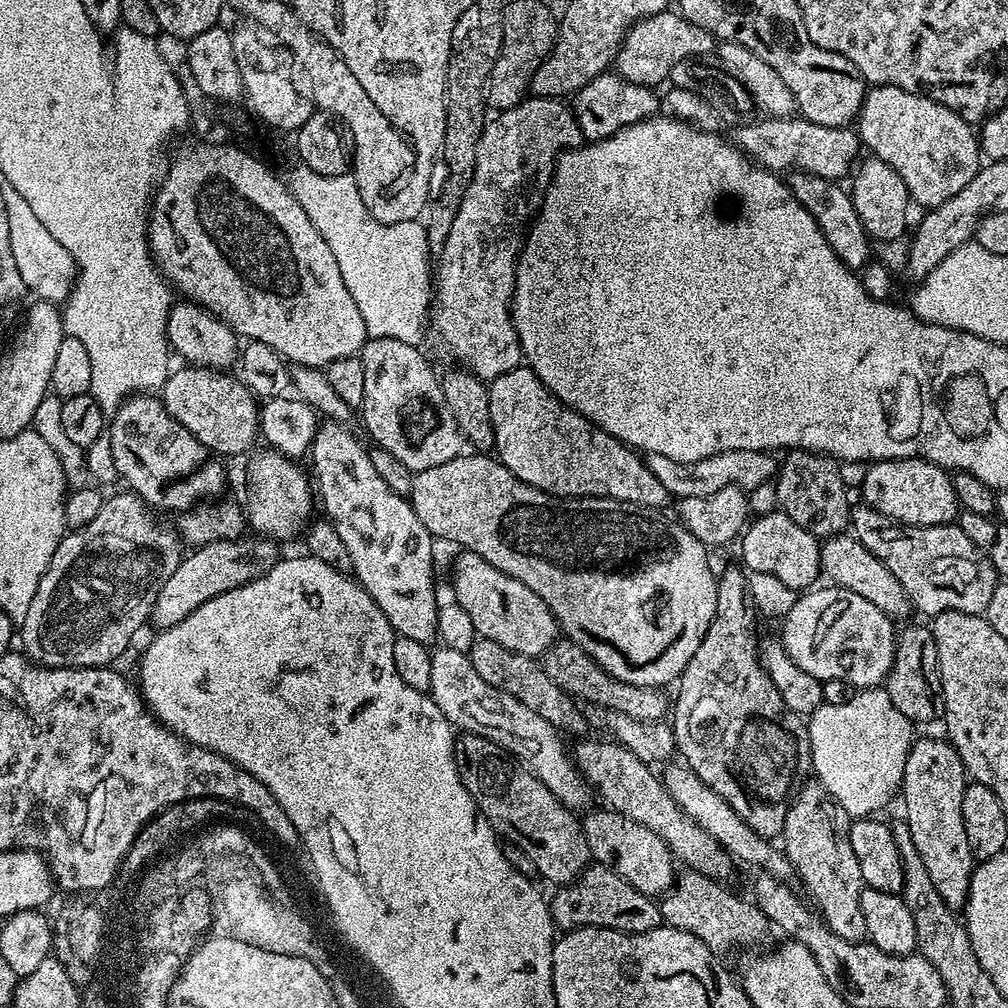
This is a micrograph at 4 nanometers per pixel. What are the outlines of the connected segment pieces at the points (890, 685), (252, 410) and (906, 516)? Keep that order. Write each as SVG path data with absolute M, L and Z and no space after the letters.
M931 627L899 629L896 638L895 660L888 672L886 687L890 702L901 714L911 720L913 725L939 721L944 714L944 695L938 666L938 646L934 642Z
M195 366L180 367L184 368L178 369L177 372L176 369L169 371L168 381L165 382L162 389L162 401L165 410L212 453L219 454L224 458L242 455L255 440L258 440L260 413L257 397L253 396L251 390L239 378L227 371Z
M911 456L905 460L878 460L865 468L868 469L860 484L860 492L864 495L861 497L863 503L878 510L878 514L919 528L950 524L957 519L961 507L954 494L952 476L937 464Z

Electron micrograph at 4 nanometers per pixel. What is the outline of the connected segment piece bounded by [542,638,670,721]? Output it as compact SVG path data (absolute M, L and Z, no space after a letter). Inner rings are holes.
M557 639L556 643L544 653L542 667L546 674L550 674L550 678L554 678L554 682L563 692L573 700L583 702L585 705L597 704L603 708L618 710L618 714L626 714L635 720L663 721L669 711L669 697L667 700L661 689L630 686L630 682L618 682L618 678L602 670L602 666L598 666L598 662L594 662L590 654L586 654L573 640Z

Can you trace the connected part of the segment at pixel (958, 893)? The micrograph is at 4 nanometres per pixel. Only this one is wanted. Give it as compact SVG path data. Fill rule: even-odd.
M913 739L904 767L904 820L908 823L910 847L922 858L926 871L934 881L942 902L953 910L963 909L968 902L974 857L970 838L966 838L966 822L962 822L962 794L970 783L964 763L955 746L947 739Z

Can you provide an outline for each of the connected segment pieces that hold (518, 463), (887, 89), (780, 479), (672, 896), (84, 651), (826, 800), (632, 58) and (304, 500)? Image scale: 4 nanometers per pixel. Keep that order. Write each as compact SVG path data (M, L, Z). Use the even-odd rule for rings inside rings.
M521 366L494 378L488 384L490 398L490 422L494 430L494 452L501 464L506 466L522 482L534 486L539 492L549 492L552 496L575 498L577 496L597 496L607 500L617 500L623 504L633 504L639 508L664 510L670 503L666 486L650 474L647 461L641 453L623 444L618 438L606 434L596 424L592 424L573 408L566 407L548 389L531 368Z
M878 84L869 87L864 93L864 105L858 117L858 135L861 145L868 148L873 157L886 162L896 171L898 178L906 182L906 190L913 201L927 210L946 202L946 198L954 198L974 174L982 167L982 153L977 133L973 125L962 119L954 110L942 106L925 96L902 90L898 86Z
M794 448L787 453L785 460L781 459L778 471L774 477L776 484L775 507L785 512L802 530L814 534L817 538L841 535L850 524L850 503L848 504L848 488L844 485L844 476L840 473L841 465L832 456L825 456L823 452L807 452L805 448Z
M684 870L675 877L674 883L667 892L664 893L659 901L660 919L669 928L677 928L678 930L686 930L690 934L694 934L694 938L702 938L702 942L706 942L706 946L717 954L728 952L736 943L739 942L740 936L744 936L752 928L752 912L754 916L754 904L751 899L743 900L740 896L735 896L730 889L721 881L712 880L704 874L698 874L691 870Z
M123 490L117 496L109 495L105 499L102 510L87 526L69 531L62 538L58 550L54 550L54 558L50 558L50 566L46 566L46 574L42 574L42 582L38 582L38 588L34 593L33 601L23 621L18 624L18 644L22 649L23 655L27 656L33 664L40 664L43 668L103 668L111 665L112 660L116 660L132 644L132 639L136 636L136 631L145 623L149 623L152 606L158 598L158 590L166 586L166 578L178 570L182 559L182 541L175 531L163 528L150 511L149 505L145 504L135 492Z
M819 782L805 783L788 807L782 851L792 864L792 871L804 883L807 899L814 905L824 925L843 940L863 941L868 935L866 918L862 918L860 895L865 882L858 858L850 850L850 829L853 817L838 806Z
M679 11L659 12L650 18L637 20L624 36L614 61L616 75L626 82L657 86L669 79L678 62L693 58L708 58L713 55L718 41L702 26L691 24Z
M263 451L248 464L246 520L253 533L277 542L292 540L300 531L301 535L309 523L312 500L314 504L314 488L309 473L305 469L304 473L290 457L283 456L283 451Z

